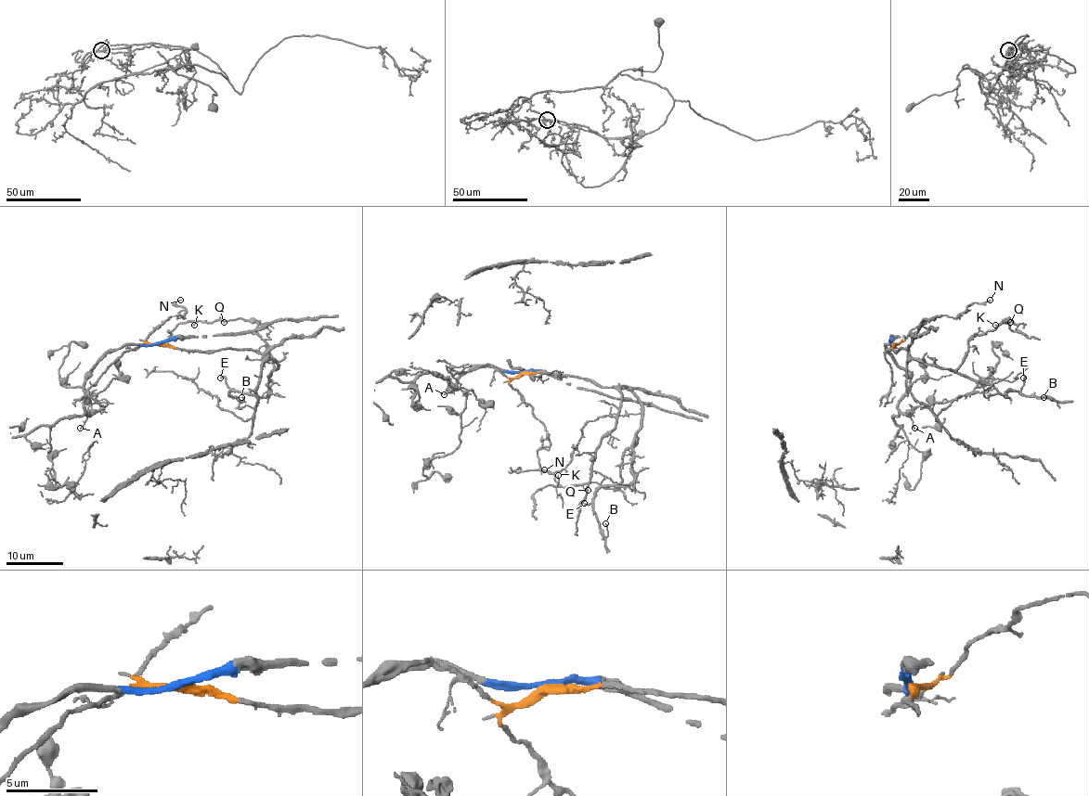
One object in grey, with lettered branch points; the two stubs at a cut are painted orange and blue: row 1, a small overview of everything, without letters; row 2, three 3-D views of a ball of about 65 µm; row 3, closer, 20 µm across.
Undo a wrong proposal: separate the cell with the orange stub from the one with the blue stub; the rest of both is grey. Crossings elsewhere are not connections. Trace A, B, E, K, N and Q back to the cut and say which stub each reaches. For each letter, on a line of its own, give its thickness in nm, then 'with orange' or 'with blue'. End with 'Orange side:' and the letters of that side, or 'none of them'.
A: 110 nm | with blue
B: 110 nm | with orange
E: 190 nm | with orange
K: 100 nm | with orange
N: 120 nm | with orange
Q: 110 nm | with orange
Orange side: B, E, K, N, Q

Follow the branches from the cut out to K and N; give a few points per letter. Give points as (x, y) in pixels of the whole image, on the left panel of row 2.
K: (158, 342), (185, 350), (256, 350), (278, 366), (272, 369), (267, 345), (255, 321), (195, 321), (194, 326)
N: (158, 342), (145, 341), (168, 318), (182, 317), (185, 310), (174, 302), (181, 300)

